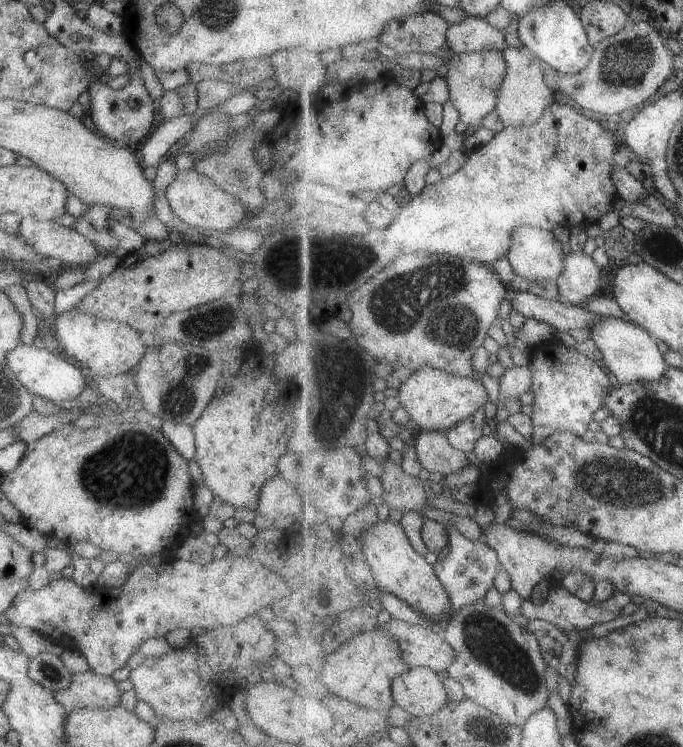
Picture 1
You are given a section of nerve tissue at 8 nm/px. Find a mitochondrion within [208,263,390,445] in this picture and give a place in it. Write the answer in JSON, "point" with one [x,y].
{"point":[339,363]}

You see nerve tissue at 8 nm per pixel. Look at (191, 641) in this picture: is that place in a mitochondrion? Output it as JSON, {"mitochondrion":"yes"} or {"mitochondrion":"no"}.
{"mitochondrion":"no"}

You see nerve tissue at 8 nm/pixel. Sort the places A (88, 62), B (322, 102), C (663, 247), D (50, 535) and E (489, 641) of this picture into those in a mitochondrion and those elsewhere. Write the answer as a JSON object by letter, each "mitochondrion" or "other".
{"A":"other","B":"other","C":"mitochondrion","D":"other","E":"mitochondrion"}

